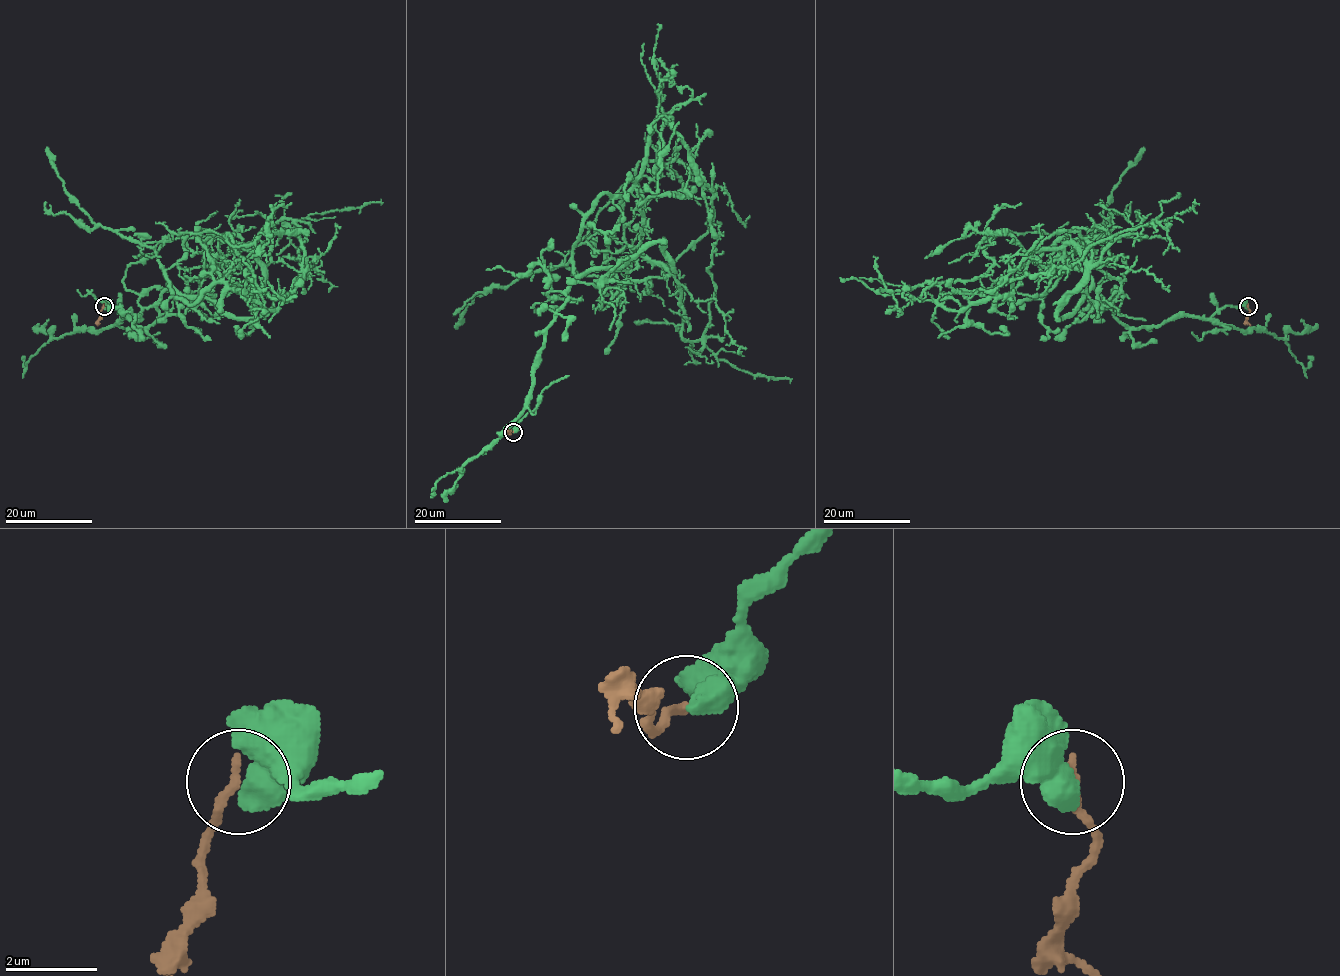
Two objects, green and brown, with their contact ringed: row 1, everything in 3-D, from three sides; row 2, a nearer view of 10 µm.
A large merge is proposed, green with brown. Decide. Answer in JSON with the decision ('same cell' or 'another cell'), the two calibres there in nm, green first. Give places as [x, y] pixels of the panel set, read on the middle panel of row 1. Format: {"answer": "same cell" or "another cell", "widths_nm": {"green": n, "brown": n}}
{"answer": "another cell", "widths_nm": {"green": 650, "brown": 190}}

